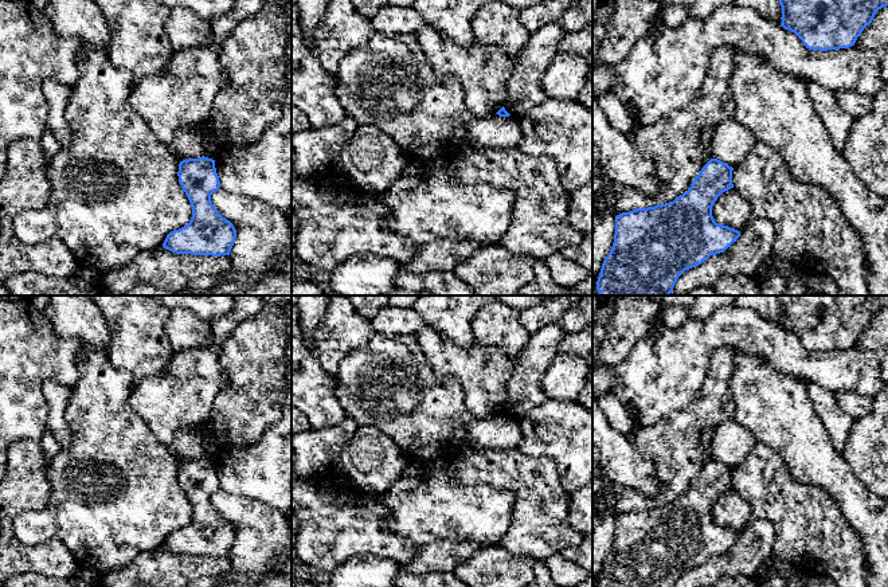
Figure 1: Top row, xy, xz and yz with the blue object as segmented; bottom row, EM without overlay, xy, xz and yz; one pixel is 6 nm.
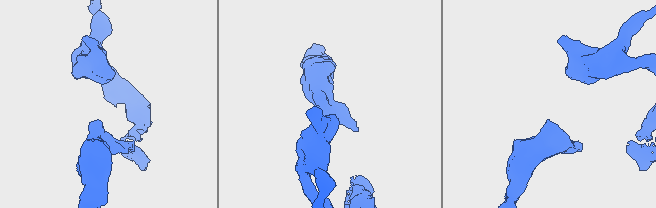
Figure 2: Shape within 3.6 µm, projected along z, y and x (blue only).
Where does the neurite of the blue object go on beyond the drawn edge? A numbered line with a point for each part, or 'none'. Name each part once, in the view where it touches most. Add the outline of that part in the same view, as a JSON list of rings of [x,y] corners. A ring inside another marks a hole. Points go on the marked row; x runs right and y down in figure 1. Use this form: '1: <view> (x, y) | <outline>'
1: xy (196, 143) | [[[208,124],[196,129],[181,129],[177,132],[168,150],[179,161],[188,159],[208,157],[215,160],[219,153],[218,140],[210,130]]]

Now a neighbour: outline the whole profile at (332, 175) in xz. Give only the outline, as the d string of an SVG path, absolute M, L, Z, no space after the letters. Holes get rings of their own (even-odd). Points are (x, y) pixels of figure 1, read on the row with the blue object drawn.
M337 161L326 165L321 172L308 180L320 185L348 189L351 192L363 191L352 181L349 175L343 171Z

